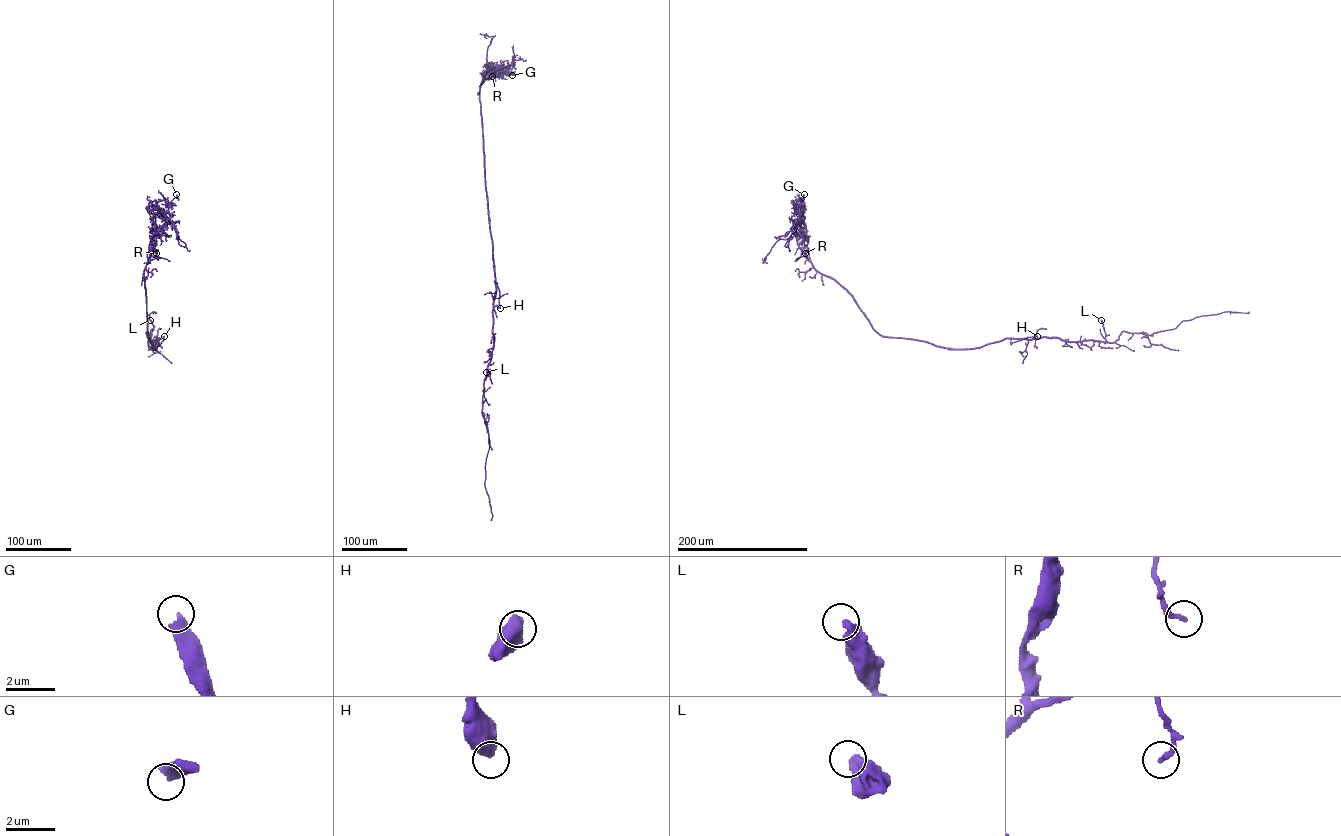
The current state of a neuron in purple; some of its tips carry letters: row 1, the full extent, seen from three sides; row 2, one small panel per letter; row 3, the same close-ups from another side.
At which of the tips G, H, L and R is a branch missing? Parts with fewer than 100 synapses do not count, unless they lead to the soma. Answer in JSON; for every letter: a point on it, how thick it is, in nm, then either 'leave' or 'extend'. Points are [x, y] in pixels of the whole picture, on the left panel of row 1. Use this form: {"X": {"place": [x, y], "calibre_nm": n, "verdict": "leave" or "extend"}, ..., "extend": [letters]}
{"G": {"place": [176, 194], "calibre_nm": 400, "verdict": "extend"}, "H": {"place": [164, 336], "calibre_nm": 700, "verdict": "leave"}, "L": {"place": [150, 320], "calibre_nm": 500, "verdict": "leave"}, "R": {"place": [156, 253], "calibre_nm": 220, "verdict": "leave"}, "extend": ["G"]}

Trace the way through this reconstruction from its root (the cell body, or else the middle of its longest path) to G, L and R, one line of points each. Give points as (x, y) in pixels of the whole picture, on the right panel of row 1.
G: (964, 349), (880, 335), (854, 298), (811, 262), (808, 237), (800, 232), (799, 226), (804, 194)
L: (964, 349), (979, 348), (1006, 338), (1107, 342), (1101, 320)
R: (964, 349), (882, 336), (854, 298), (814, 268), (806, 246), (808, 237), (800, 227), (795, 235), (805, 253)

